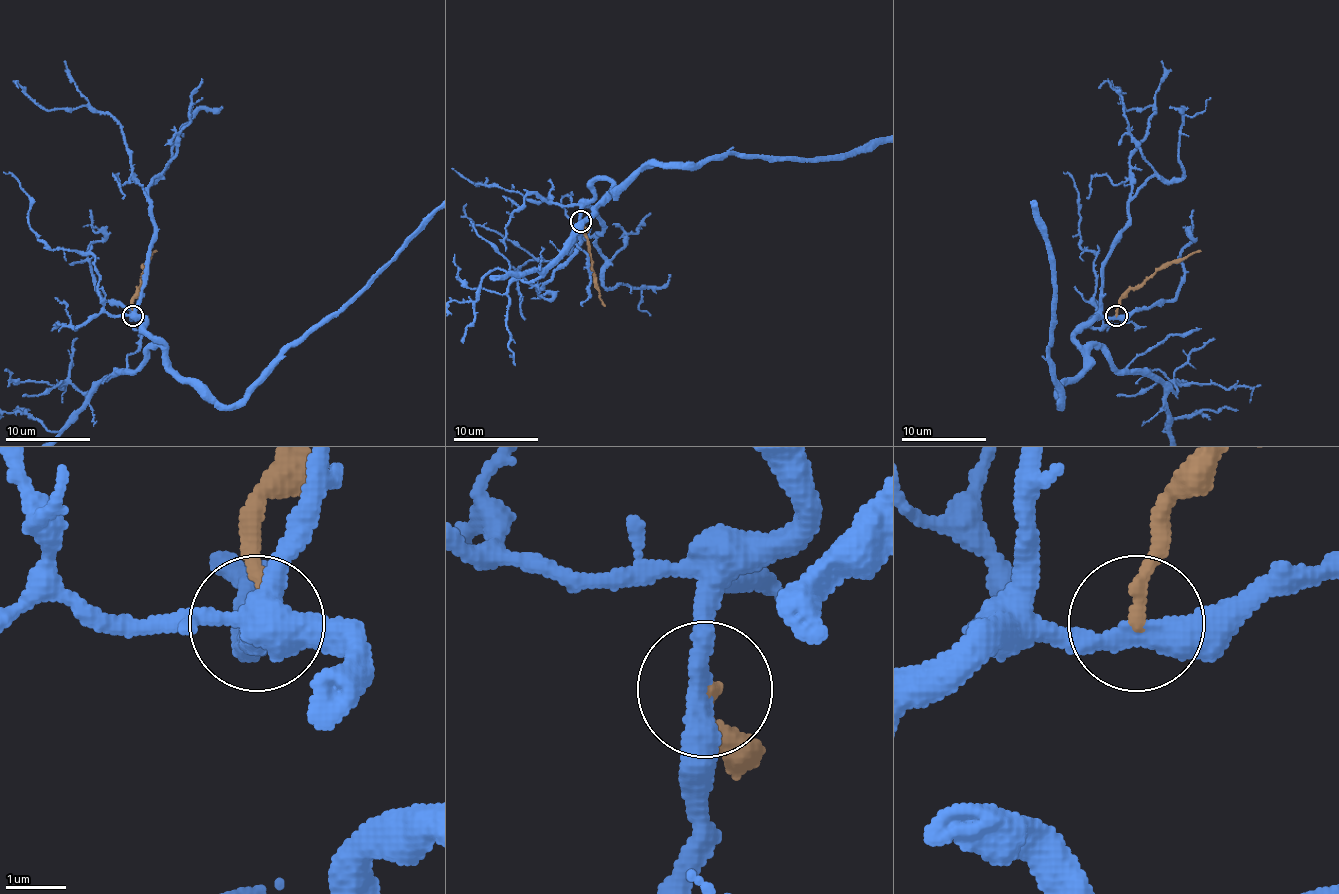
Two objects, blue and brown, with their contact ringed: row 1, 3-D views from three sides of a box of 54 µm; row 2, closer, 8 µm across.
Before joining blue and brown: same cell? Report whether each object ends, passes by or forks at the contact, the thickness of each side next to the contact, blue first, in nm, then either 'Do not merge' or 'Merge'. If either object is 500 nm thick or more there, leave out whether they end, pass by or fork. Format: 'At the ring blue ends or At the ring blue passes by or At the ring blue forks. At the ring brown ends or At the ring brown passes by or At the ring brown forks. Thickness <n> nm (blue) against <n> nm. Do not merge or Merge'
At the ring blue passes by. At the ring brown ends. Thickness 360 nm (blue) against 240 nm. Do not merge

